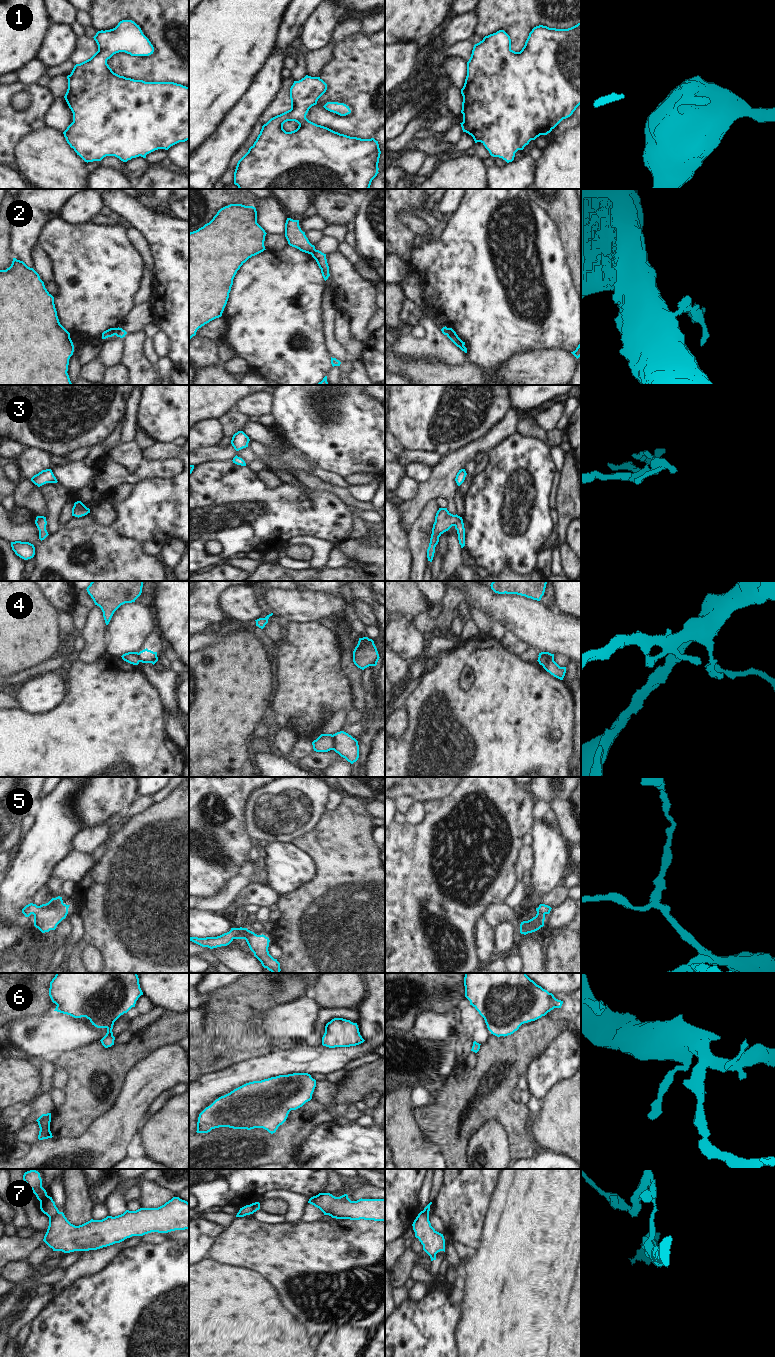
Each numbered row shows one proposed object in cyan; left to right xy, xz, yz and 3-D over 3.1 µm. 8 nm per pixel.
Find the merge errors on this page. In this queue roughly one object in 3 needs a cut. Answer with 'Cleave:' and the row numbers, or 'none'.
Cleave: 2, 4, 7

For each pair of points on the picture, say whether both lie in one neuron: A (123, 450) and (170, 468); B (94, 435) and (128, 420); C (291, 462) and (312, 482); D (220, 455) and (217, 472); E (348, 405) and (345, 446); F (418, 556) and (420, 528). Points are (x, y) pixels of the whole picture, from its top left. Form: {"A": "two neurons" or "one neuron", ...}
{"A": "two neurons", "B": "two neurons", "C": "two neurons", "D": "two neurons", "E": "one neuron", "F": "one neuron"}

